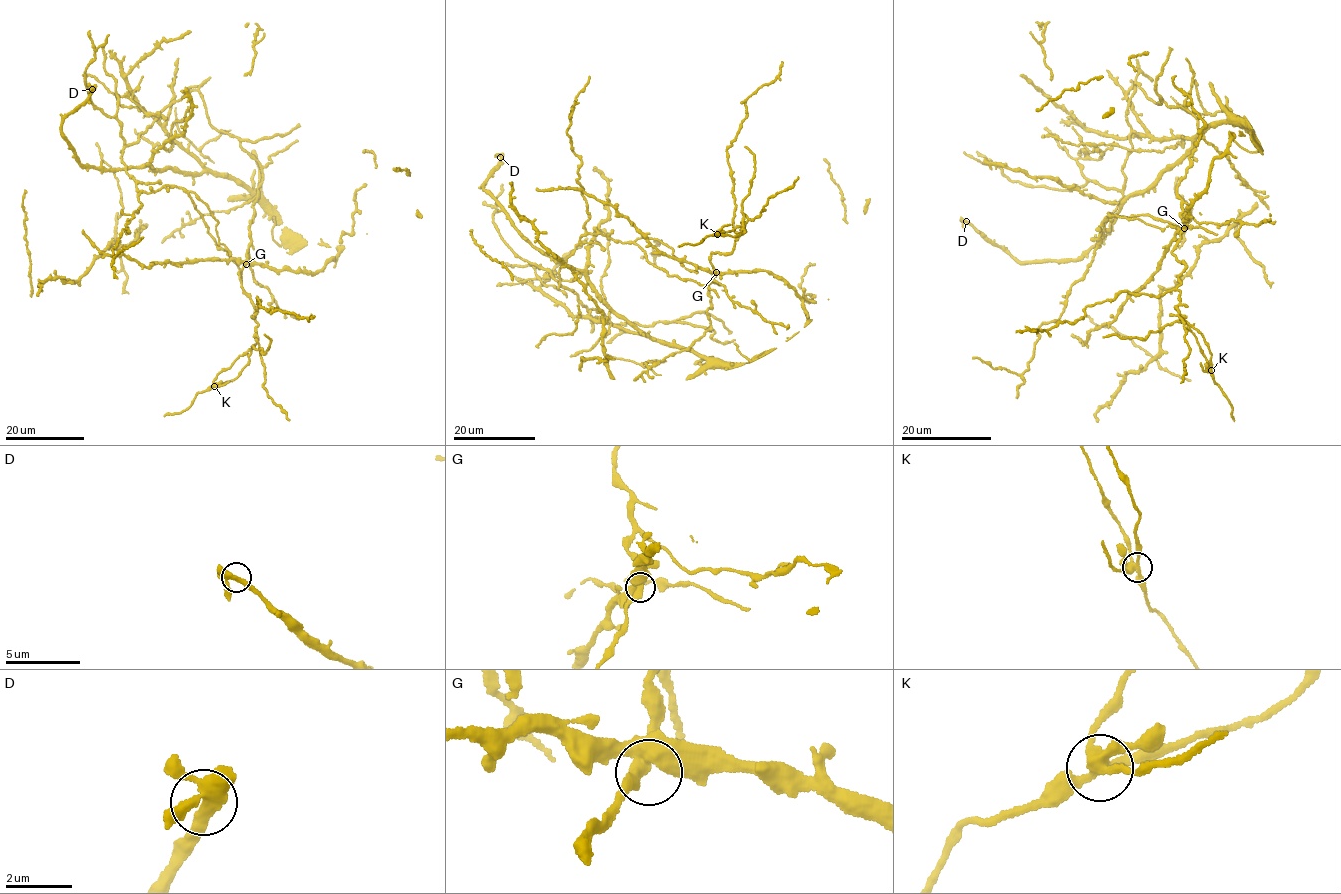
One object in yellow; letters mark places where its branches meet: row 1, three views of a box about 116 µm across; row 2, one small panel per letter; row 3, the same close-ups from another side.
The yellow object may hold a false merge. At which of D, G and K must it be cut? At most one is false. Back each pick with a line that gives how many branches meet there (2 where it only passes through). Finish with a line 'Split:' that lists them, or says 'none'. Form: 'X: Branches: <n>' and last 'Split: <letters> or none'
K: Branches: 5
Split: K

